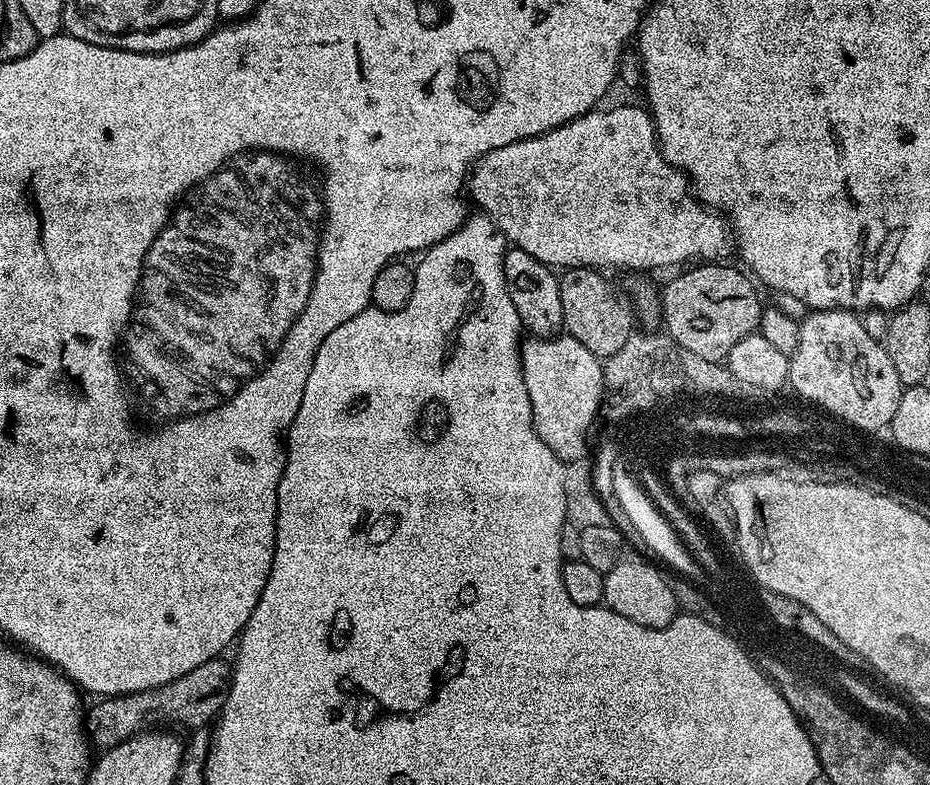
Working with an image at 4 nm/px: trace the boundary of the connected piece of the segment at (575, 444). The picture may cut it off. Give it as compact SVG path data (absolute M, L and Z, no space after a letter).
M557 334L547 338L528 338L520 350L520 369L530 394L532 421L538 438L567 462L585 455L588 427L597 423L604 399L604 370L601 357L590 354L578 338Z

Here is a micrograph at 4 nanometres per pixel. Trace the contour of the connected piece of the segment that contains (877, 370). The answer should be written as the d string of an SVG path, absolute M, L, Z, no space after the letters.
M817 308L807 313L808 317L805 320L799 321L800 329L798 330L798 346L793 350L792 355L788 357L788 371L791 372L792 378L795 380L797 388L799 388L802 398L811 401L820 401L826 404L832 411L840 413L841 416L846 416L849 420L853 420L856 424L861 424L865 427L875 427L887 421L892 423L894 418L894 410L898 410L898 402L900 401L900 393L902 385L898 378L898 373L894 371L894 362L890 362L890 354L883 346L879 339L876 340L868 333L868 328L859 320L855 311L847 308Z

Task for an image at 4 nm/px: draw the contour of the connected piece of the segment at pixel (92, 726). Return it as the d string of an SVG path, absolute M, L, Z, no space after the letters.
M217 658L210 662L202 662L190 674L182 674L182 678L174 678L174 682L166 682L154 690L142 690L129 696L105 696L95 701L96 705L86 712L86 735L97 749L107 750L118 746L123 740L129 740L140 732L159 729L161 726L174 726L170 724L181 724L187 730L208 728L219 717L224 709L224 699L228 693L228 681L232 679L232 669L229 661Z

